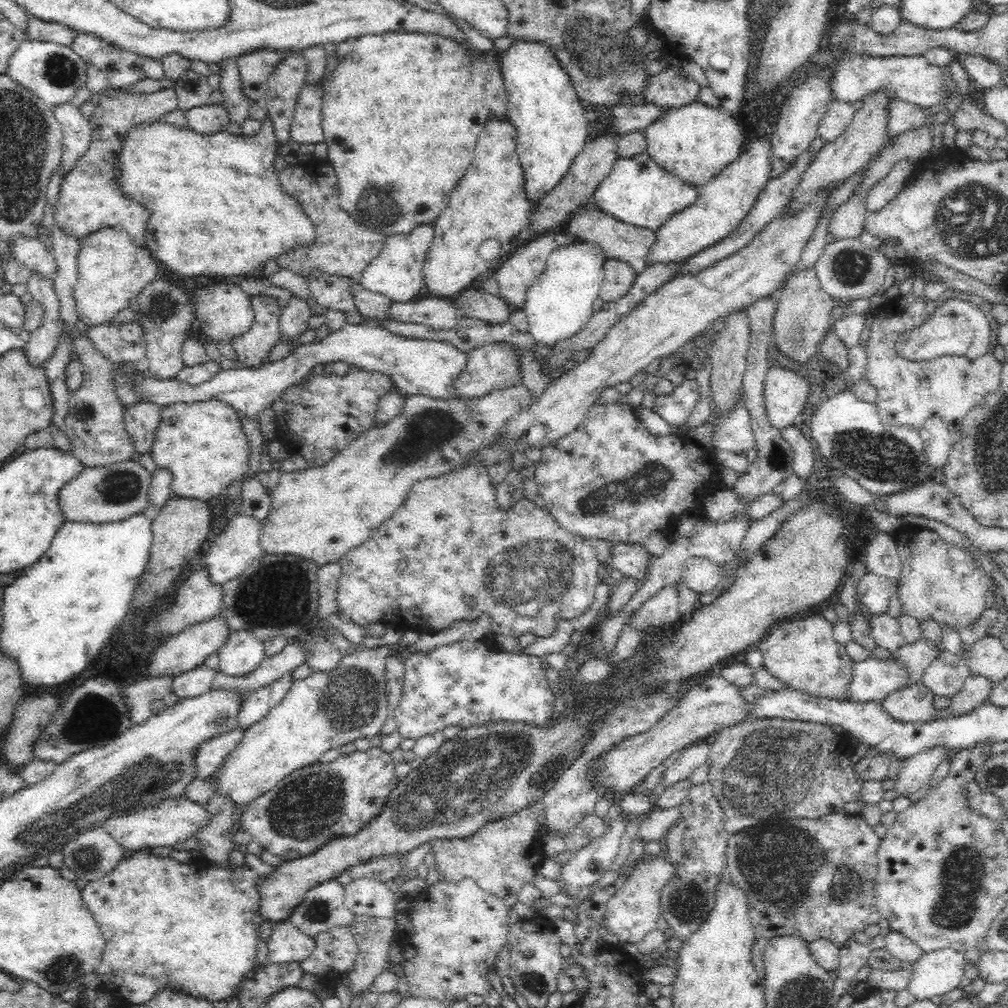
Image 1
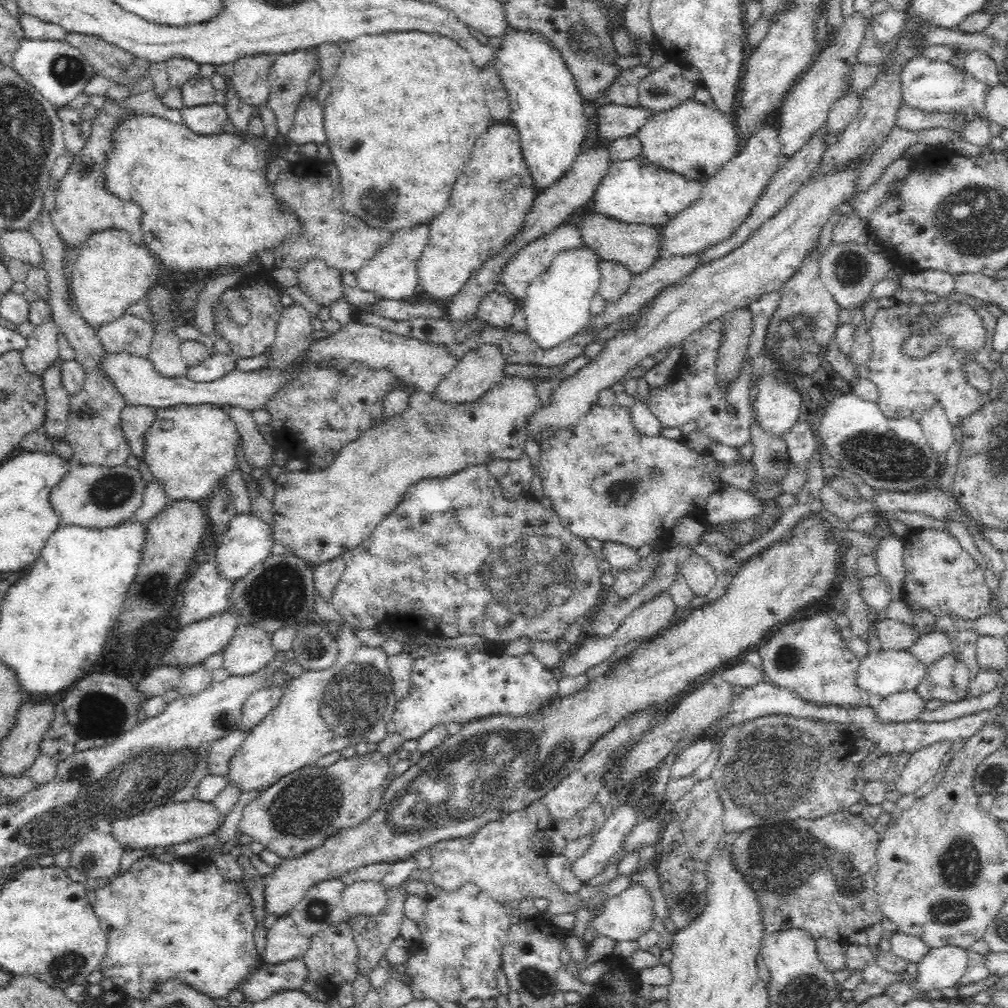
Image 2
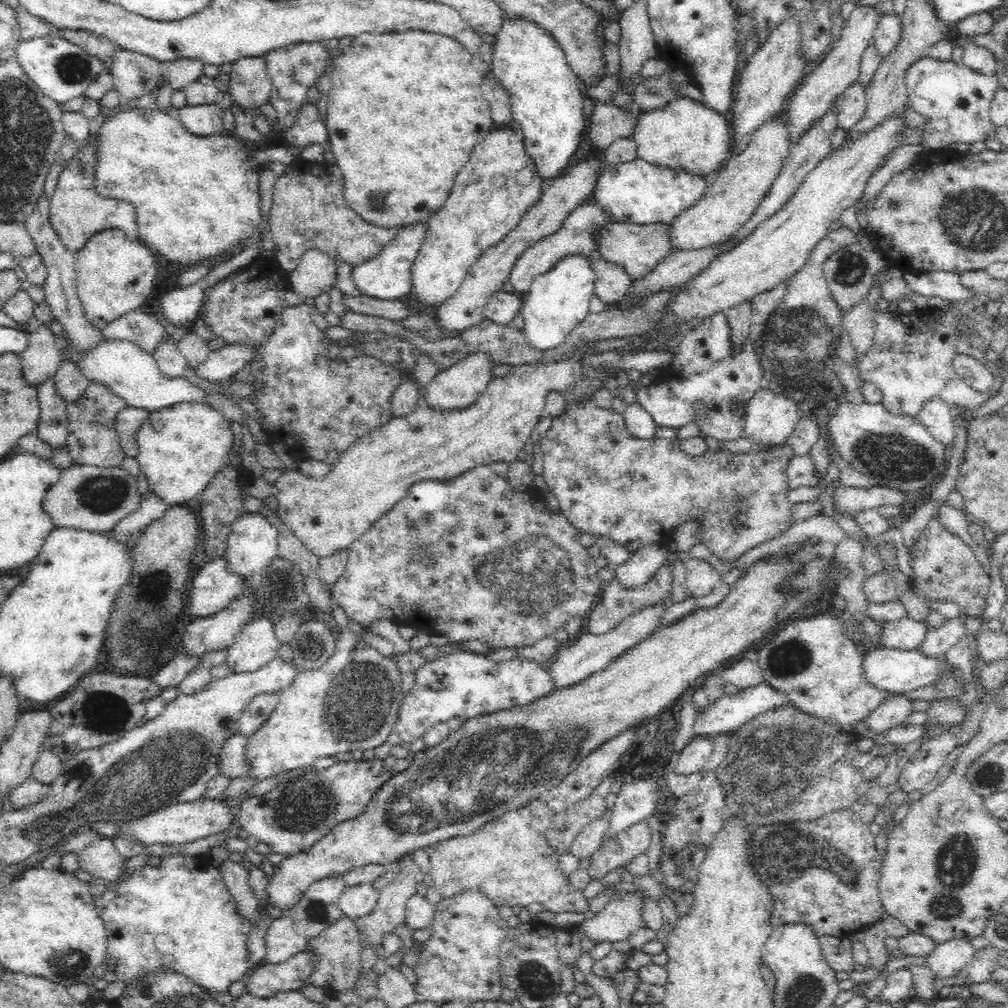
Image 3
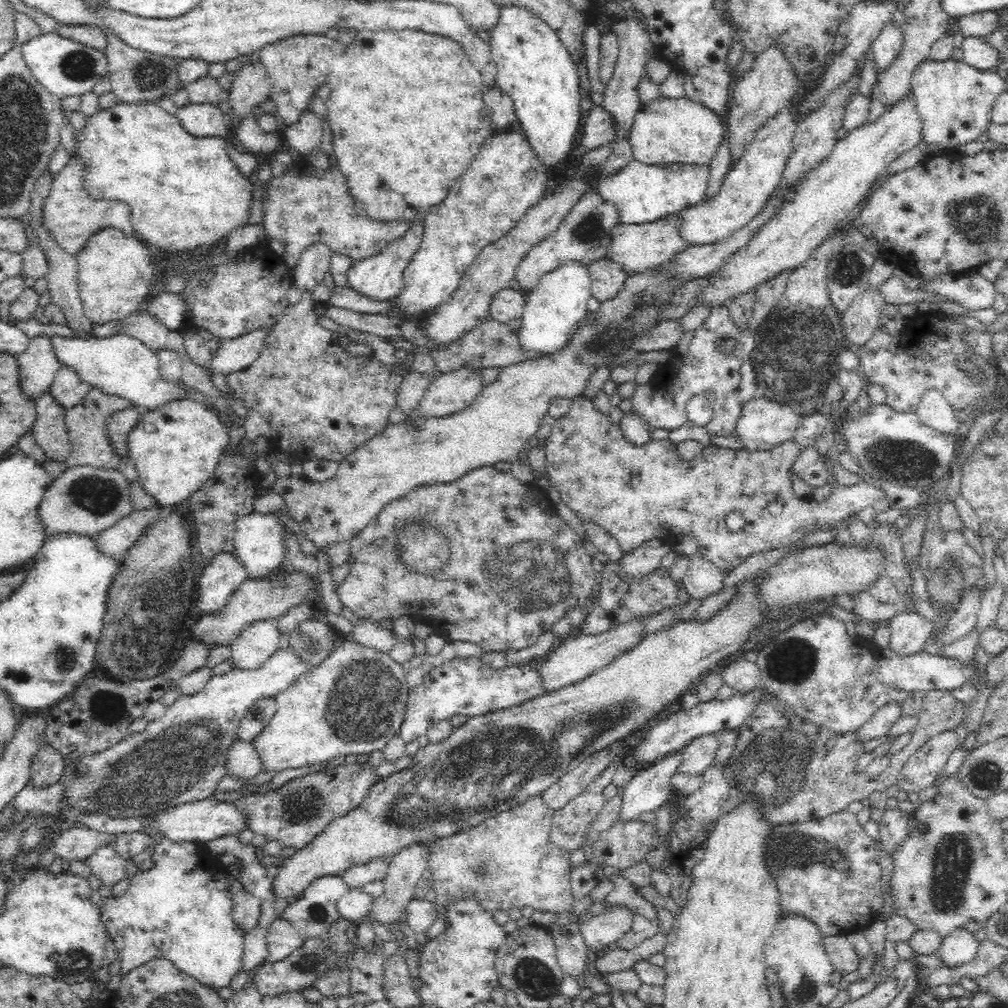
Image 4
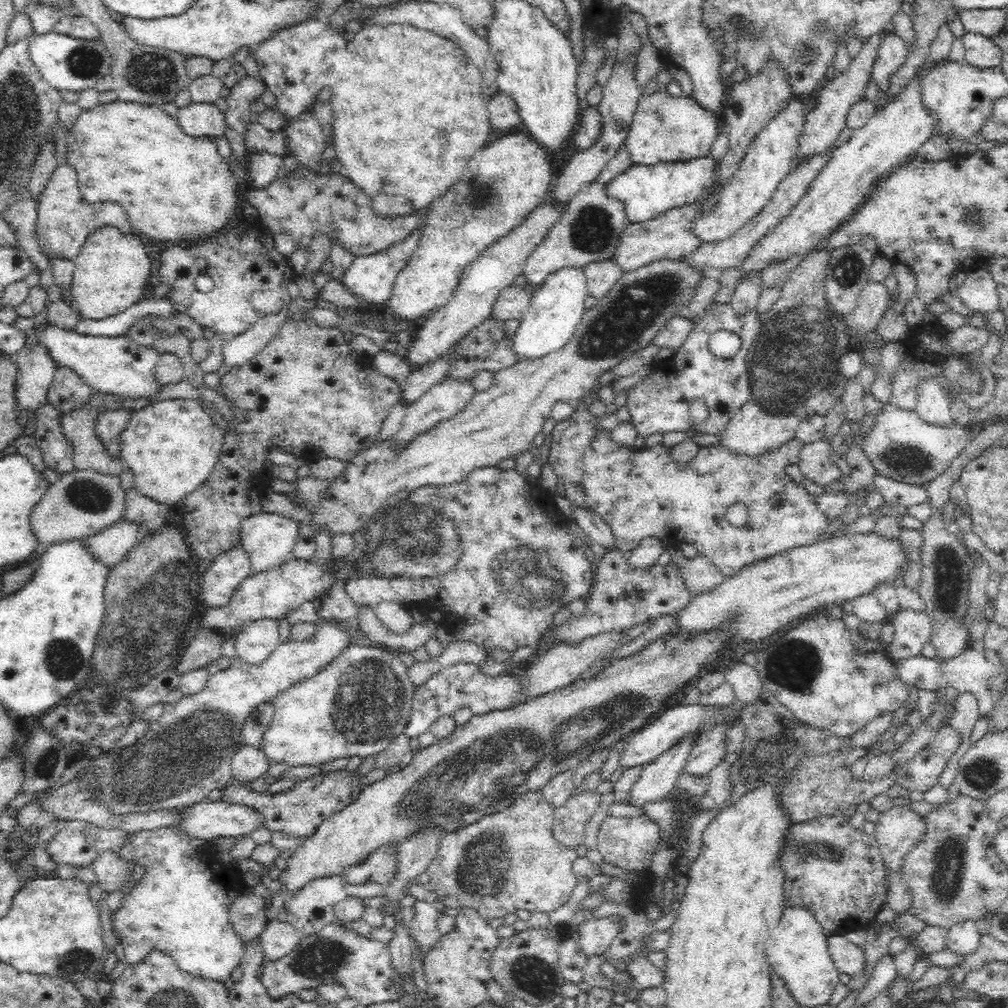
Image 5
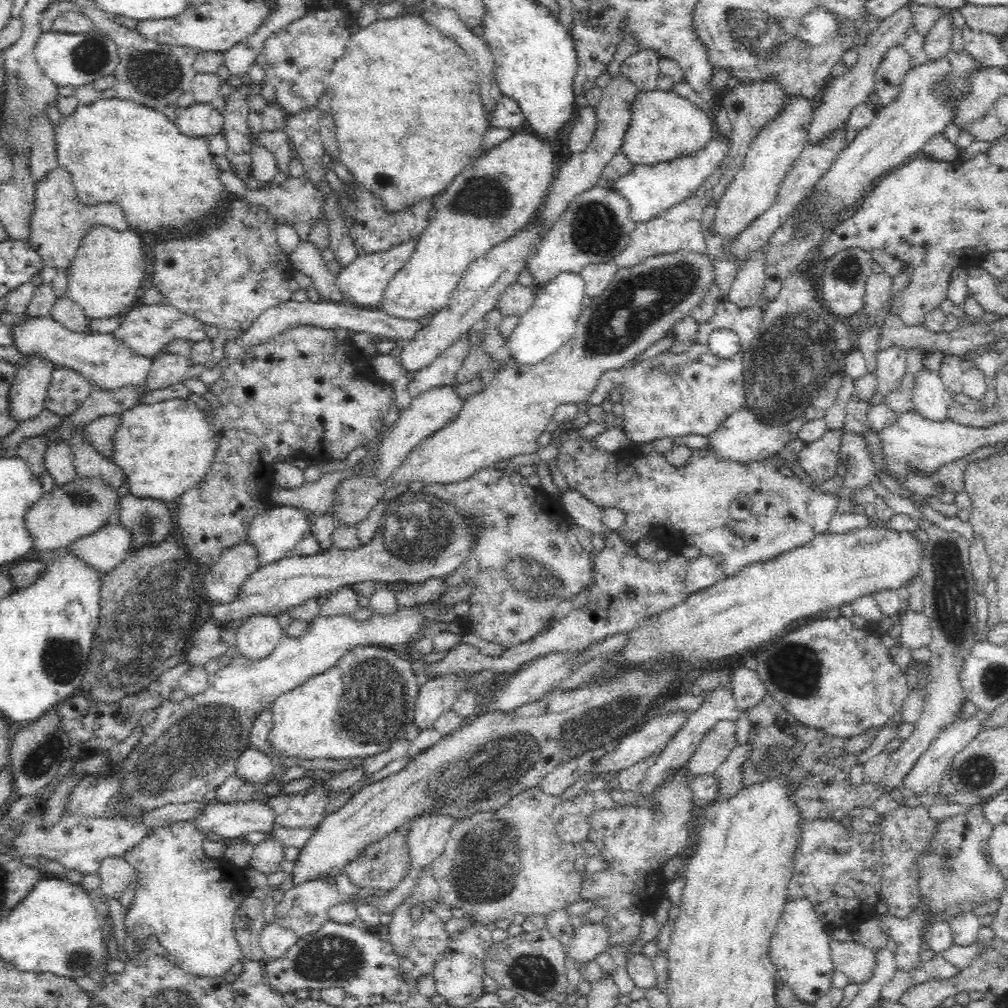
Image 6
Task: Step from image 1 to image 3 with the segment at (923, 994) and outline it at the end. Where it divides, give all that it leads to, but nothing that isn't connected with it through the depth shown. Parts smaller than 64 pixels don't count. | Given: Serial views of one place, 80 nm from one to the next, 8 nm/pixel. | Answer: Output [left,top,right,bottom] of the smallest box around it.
[927,938,976,978]

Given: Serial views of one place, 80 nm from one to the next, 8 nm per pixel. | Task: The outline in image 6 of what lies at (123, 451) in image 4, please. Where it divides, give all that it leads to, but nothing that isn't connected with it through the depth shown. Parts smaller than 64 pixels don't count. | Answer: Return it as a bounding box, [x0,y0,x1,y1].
[84,414,119,459]

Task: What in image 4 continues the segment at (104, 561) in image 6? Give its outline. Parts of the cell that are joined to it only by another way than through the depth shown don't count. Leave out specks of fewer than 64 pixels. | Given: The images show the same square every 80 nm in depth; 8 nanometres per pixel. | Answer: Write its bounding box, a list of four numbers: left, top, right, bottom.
[92,510,162,564]

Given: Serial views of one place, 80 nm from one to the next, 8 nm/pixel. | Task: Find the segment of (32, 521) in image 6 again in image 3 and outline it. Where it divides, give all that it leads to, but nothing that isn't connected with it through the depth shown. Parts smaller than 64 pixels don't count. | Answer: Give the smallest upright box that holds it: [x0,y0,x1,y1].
[42,465,142,534]

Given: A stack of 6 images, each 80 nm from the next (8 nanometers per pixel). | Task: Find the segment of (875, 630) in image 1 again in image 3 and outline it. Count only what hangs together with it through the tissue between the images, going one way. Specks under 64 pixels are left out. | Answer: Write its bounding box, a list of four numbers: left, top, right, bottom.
[881,615,930,651]

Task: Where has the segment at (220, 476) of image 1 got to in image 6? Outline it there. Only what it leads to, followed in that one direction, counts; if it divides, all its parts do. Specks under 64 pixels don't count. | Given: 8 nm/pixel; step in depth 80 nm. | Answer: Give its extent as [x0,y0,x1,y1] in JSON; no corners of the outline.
[110,398,218,501]

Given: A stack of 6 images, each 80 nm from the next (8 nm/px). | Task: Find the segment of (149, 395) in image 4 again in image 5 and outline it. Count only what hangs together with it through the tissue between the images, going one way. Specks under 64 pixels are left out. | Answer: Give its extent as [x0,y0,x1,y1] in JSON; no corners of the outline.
[22,320,162,399]

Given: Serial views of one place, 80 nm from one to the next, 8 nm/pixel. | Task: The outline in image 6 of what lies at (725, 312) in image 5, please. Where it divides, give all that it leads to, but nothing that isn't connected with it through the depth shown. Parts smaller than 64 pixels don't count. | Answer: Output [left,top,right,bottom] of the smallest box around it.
[590,299,763,445]

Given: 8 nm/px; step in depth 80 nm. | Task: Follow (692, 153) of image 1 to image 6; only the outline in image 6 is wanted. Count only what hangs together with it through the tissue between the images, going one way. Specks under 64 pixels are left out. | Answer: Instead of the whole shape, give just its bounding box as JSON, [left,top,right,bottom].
[619,89,715,165]

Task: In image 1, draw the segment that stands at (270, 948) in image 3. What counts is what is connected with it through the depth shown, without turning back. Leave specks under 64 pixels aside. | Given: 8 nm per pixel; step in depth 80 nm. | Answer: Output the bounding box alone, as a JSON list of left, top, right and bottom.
[267,920,315,964]

